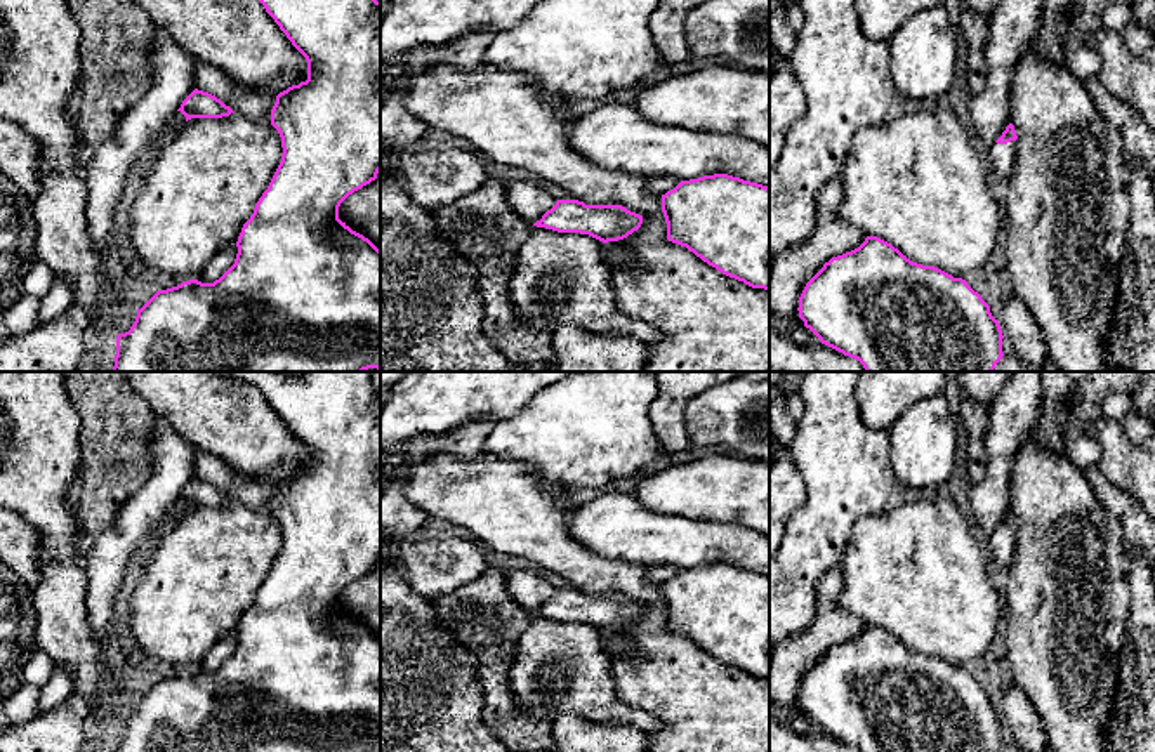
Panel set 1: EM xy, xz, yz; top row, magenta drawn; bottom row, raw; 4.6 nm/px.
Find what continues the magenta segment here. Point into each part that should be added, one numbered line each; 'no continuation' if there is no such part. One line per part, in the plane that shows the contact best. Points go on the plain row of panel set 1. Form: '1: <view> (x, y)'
1: yz (1003, 546)

